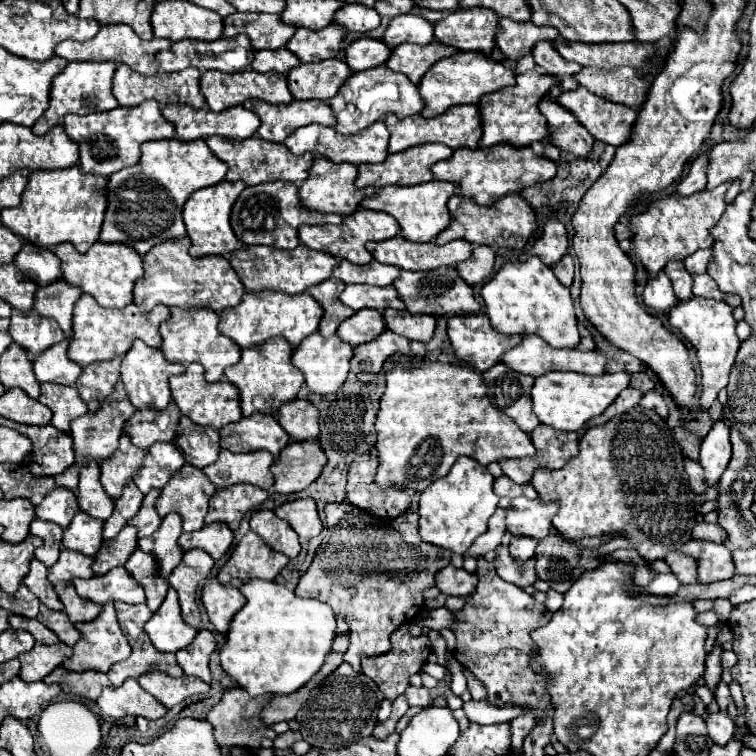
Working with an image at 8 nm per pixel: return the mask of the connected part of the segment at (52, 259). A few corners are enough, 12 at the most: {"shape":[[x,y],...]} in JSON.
{"shape":[[27,242],[13,264],[37,286],[61,278],[51,250],[35,252]]}

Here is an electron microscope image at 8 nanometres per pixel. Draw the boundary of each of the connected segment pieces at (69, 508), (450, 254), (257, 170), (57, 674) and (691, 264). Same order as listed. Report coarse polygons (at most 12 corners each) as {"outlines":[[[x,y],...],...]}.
{"outlines":[[[69,488],[51,490],[35,508],[37,518],[63,528],[77,514],[77,496]],[[395,236],[369,242],[377,262],[403,270],[453,266],[471,256],[467,240],[445,246]],[[211,136],[207,146],[229,166],[225,180],[249,186],[307,180],[315,160],[257,136]],[[61,666],[43,682],[97,700],[111,686],[105,672],[67,672]],[[697,250],[683,260],[689,274],[705,274],[709,250]]]}

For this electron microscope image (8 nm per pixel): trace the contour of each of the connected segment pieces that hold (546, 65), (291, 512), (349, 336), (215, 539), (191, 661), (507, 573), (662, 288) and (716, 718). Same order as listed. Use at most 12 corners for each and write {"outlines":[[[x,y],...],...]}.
{"outlines":[[[549,40],[533,48],[533,58],[547,74],[559,78],[561,90],[575,90],[581,66],[565,62]],[[313,498],[285,502],[275,514],[301,538],[323,530]],[[361,308],[337,334],[351,346],[385,332],[383,312]],[[207,524],[183,532],[183,550],[201,548],[219,560],[233,544],[225,524]],[[211,630],[177,652],[187,676],[211,682],[209,656],[215,650]],[[507,546],[495,548],[495,570],[505,582],[531,586],[535,558],[515,562]],[[647,280],[643,302],[667,314],[675,306],[671,280]],[[727,712],[705,718],[715,744],[733,738],[733,720]]]}

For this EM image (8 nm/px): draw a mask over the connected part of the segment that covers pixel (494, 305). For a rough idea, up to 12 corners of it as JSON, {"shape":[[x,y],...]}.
{"shape":[[539,258],[481,290],[501,334],[579,344],[569,288]]}

